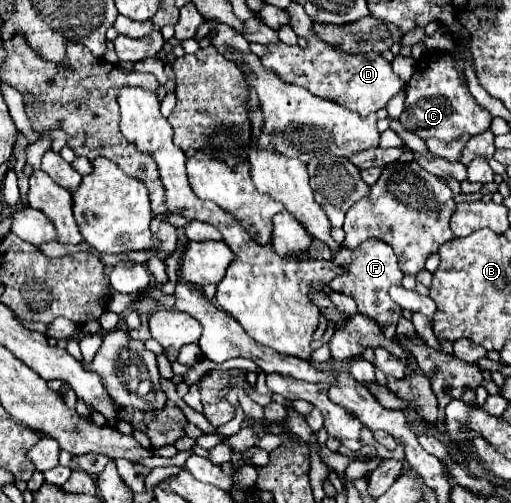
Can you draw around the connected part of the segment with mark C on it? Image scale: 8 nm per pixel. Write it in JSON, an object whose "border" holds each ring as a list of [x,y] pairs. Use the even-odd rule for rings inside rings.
{"border":[[[450,54],[434,56],[428,62],[426,58],[422,58],[404,90],[406,90],[406,100],[404,100],[400,124],[424,140],[438,138],[442,142],[452,142],[464,134],[468,136],[482,134],[490,126],[492,120],[490,112],[478,106],[474,96],[468,92],[466,80],[456,70],[454,58]]]}

